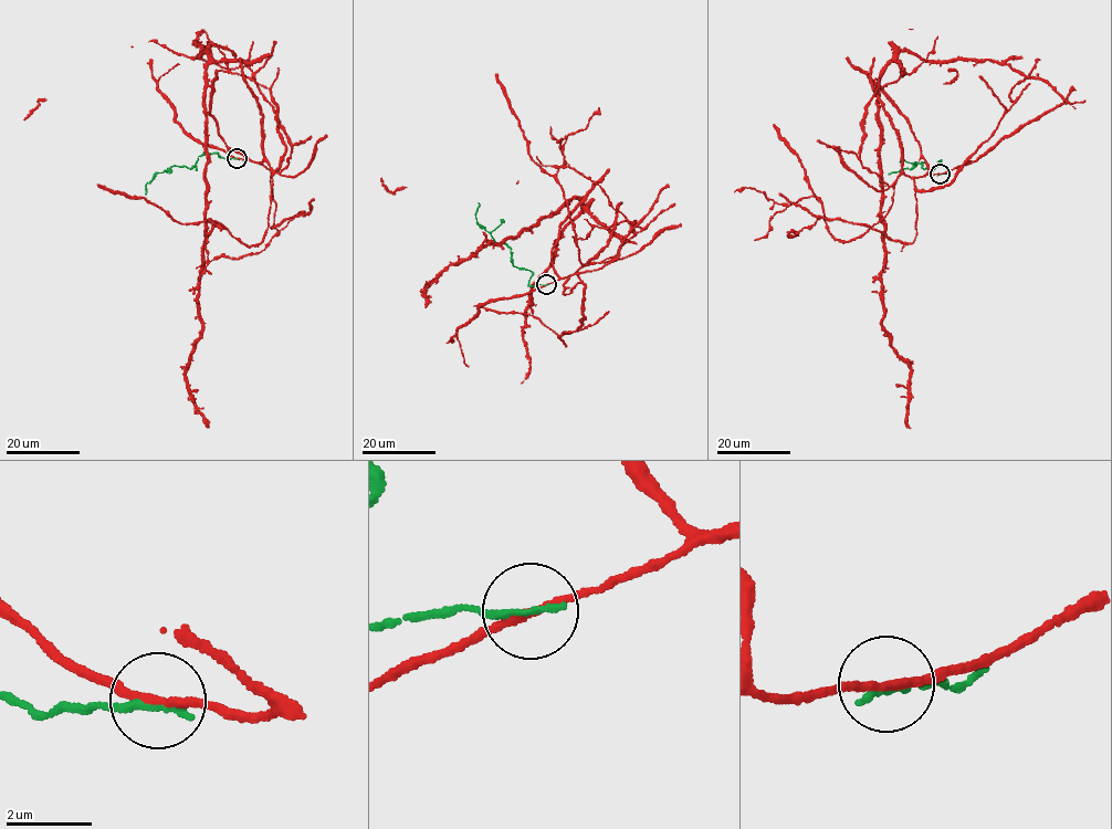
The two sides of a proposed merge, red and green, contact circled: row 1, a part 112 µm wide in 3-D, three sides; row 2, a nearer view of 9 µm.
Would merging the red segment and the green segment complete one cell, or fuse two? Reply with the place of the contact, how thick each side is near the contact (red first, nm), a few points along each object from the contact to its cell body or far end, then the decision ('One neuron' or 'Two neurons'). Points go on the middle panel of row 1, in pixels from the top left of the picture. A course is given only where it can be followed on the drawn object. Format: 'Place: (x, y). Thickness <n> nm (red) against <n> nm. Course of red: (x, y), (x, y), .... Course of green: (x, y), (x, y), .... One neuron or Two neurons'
Place: (546, 284). Thickness 200 nm (red) against 190 nm. Course of red: (546, 285), (559, 279), (552, 260), (562, 224), (585, 196), (451, 264), (423, 287), (426, 307). Course of green: (546, 285), (530, 286), (532, 273), (514, 266), (511, 249), (503, 243), (496, 244), (476, 221), (478, 202). Two neurons

